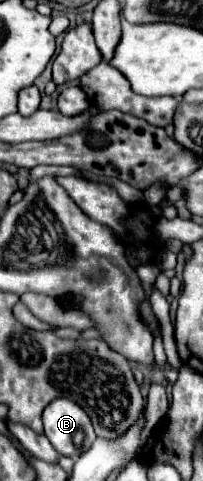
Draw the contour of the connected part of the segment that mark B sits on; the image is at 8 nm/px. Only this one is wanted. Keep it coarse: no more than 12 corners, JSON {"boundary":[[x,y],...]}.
{"boundary":[[70,398],[46,406],[44,434],[56,452],[76,460],[96,434]]}

